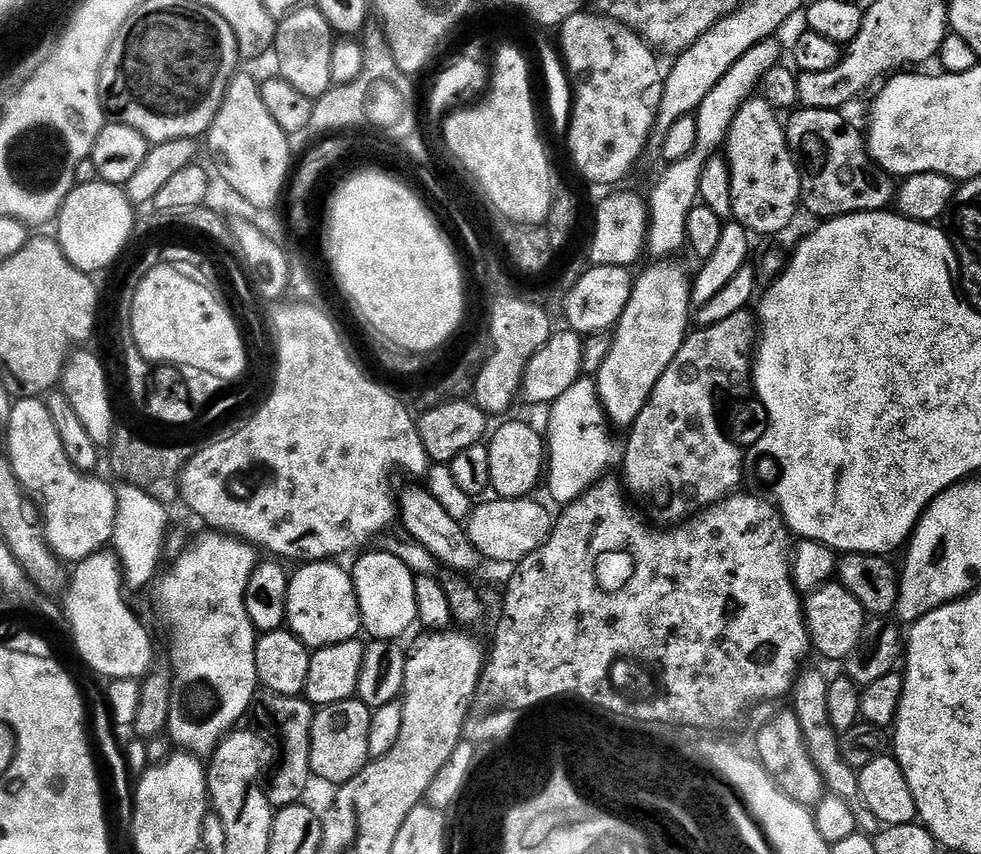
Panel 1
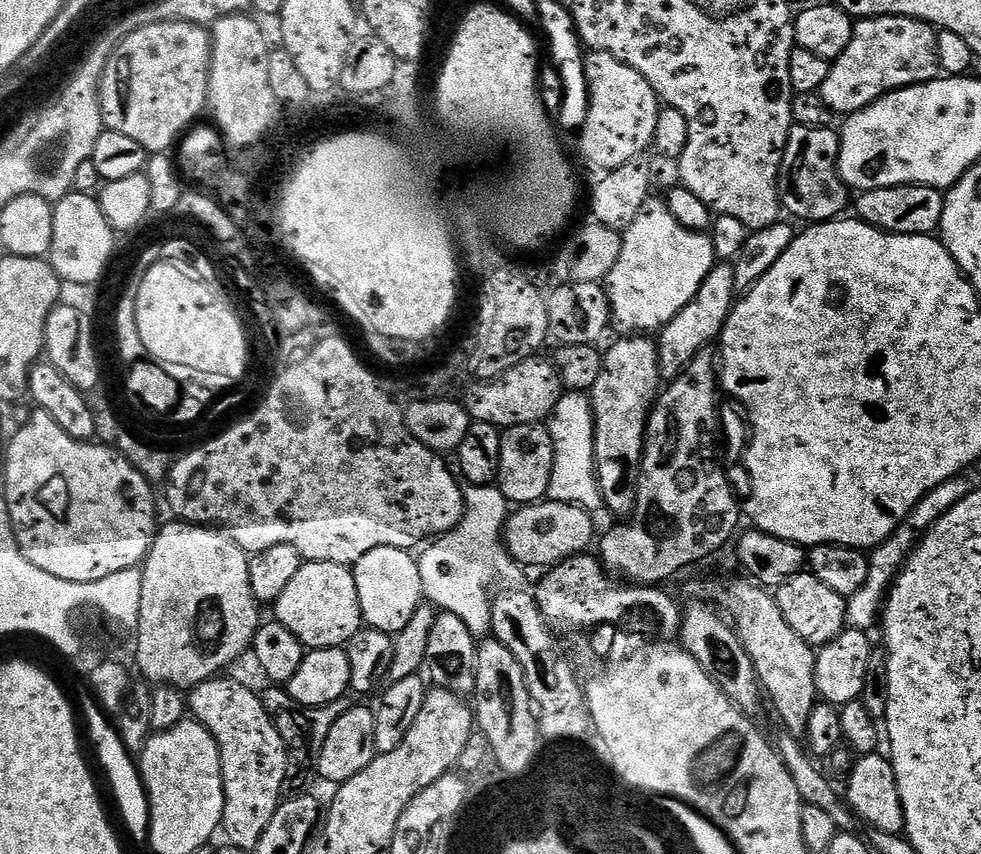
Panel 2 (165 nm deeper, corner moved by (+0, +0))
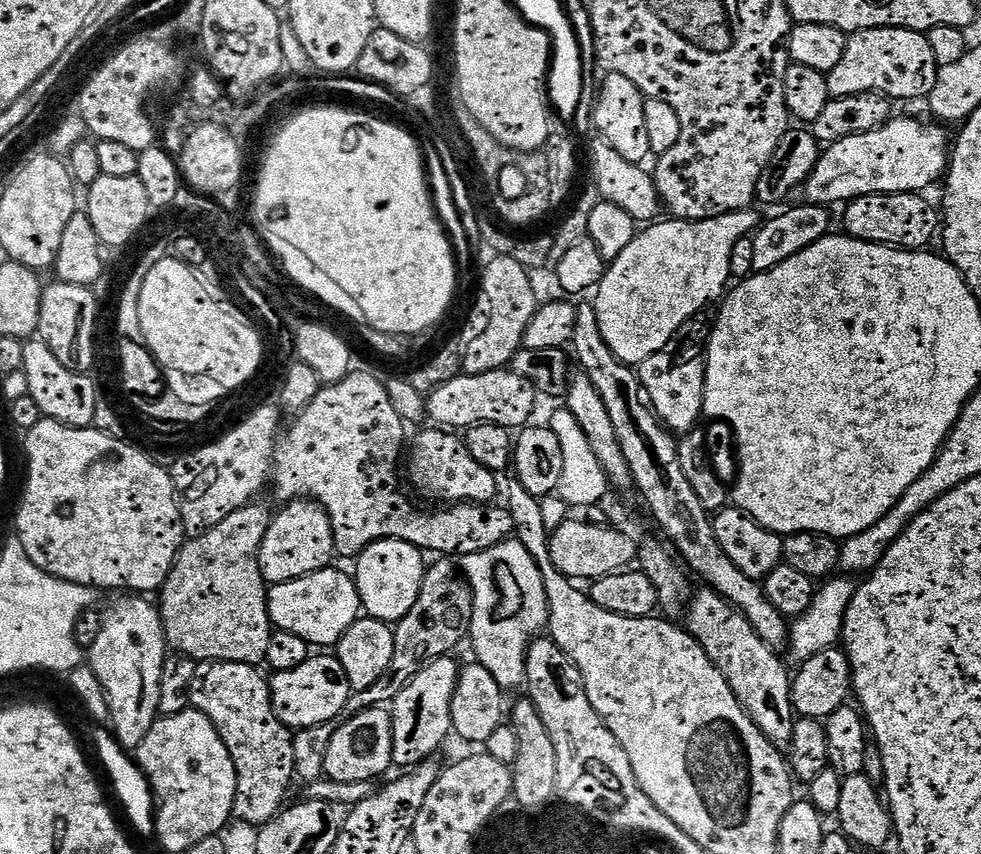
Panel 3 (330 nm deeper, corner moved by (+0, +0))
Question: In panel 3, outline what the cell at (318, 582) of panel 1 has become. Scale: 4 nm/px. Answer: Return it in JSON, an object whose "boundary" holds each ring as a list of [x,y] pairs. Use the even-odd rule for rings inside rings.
{"boundary":[[[329,566],[297,580],[271,585],[268,588],[268,613],[279,631],[298,634],[298,638],[305,640],[309,646],[316,647],[317,644],[320,647],[317,649],[328,650],[340,641],[342,634],[346,634],[346,630],[350,630],[356,620],[361,619],[362,609],[355,579],[349,573],[347,576],[346,573],[339,572],[336,566]]]}

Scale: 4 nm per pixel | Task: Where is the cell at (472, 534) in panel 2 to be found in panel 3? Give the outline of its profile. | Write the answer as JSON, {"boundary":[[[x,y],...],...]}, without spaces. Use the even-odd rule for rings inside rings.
{"boundary":[[[515,538],[503,540],[490,550],[482,550],[478,554],[463,557],[462,571],[468,579],[472,591],[472,631],[470,645],[476,651],[475,659],[494,676],[498,686],[504,690],[516,688],[525,683],[527,670],[526,659],[532,641],[548,627],[548,599],[546,586],[542,582],[542,574],[530,558],[530,550],[522,546]]]}

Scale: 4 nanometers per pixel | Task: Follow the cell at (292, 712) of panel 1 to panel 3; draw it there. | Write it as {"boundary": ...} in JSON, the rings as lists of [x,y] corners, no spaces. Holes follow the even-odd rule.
{"boundary":[[[440,558],[437,561],[437,564],[427,565],[422,578],[422,590],[418,590],[418,602],[410,606],[410,614],[397,620],[394,625],[394,658],[390,666],[386,666],[386,674],[382,674],[374,686],[350,697],[340,711],[340,724],[350,722],[350,718],[364,708],[391,705],[427,664],[455,653],[455,648],[463,640],[465,643],[469,639],[472,631],[472,591],[468,579],[455,559]]]}

